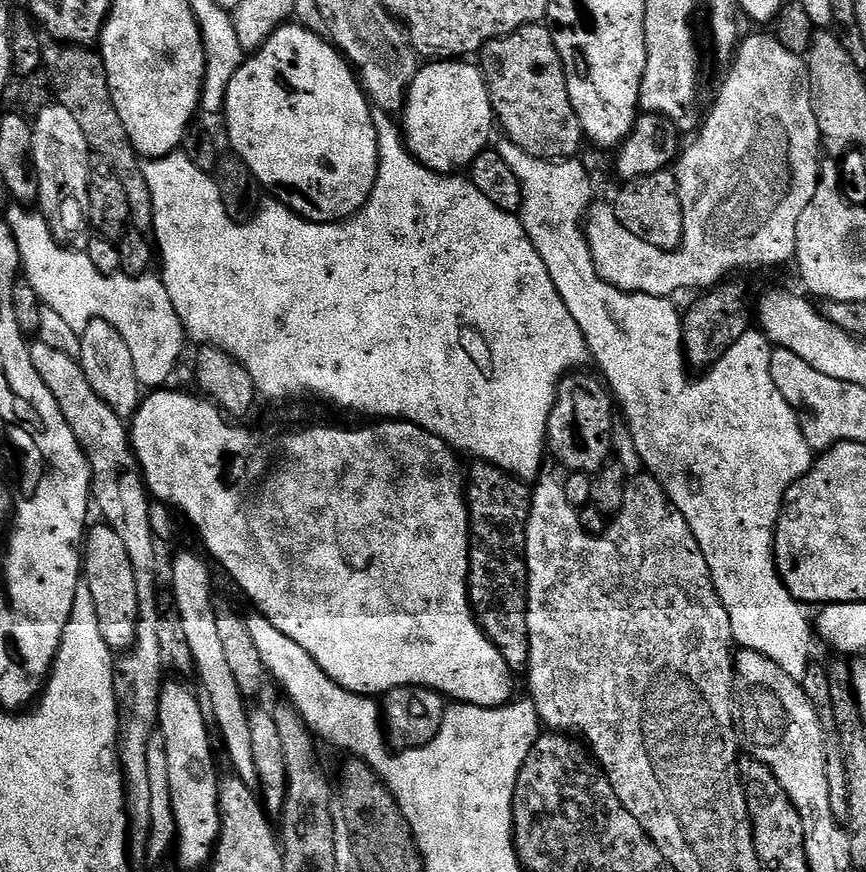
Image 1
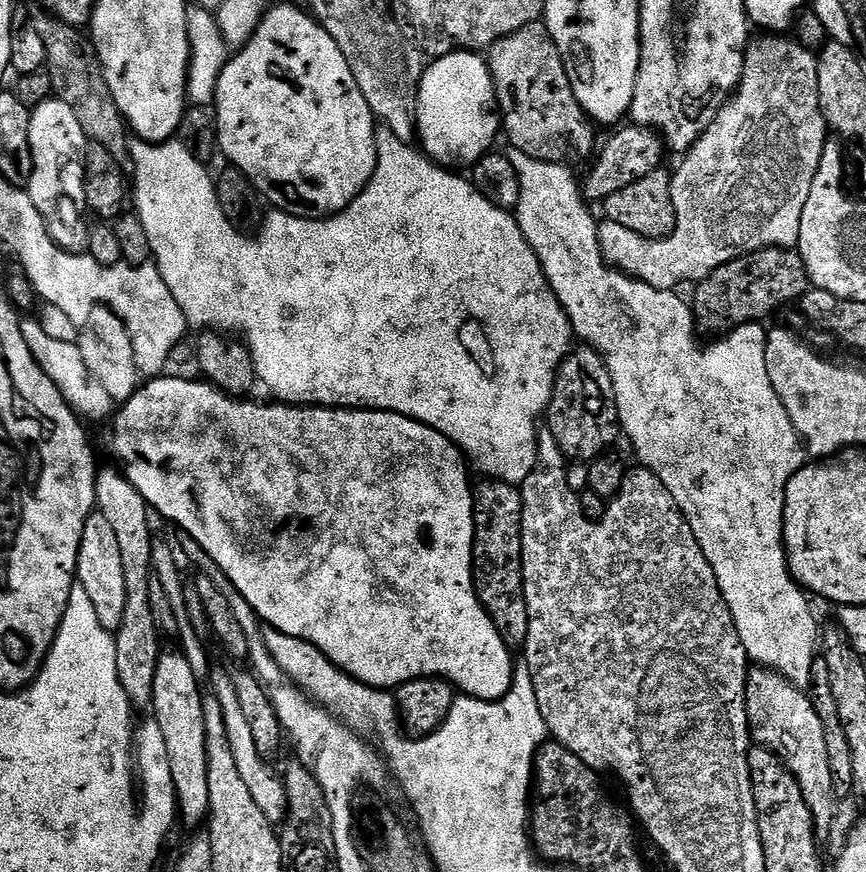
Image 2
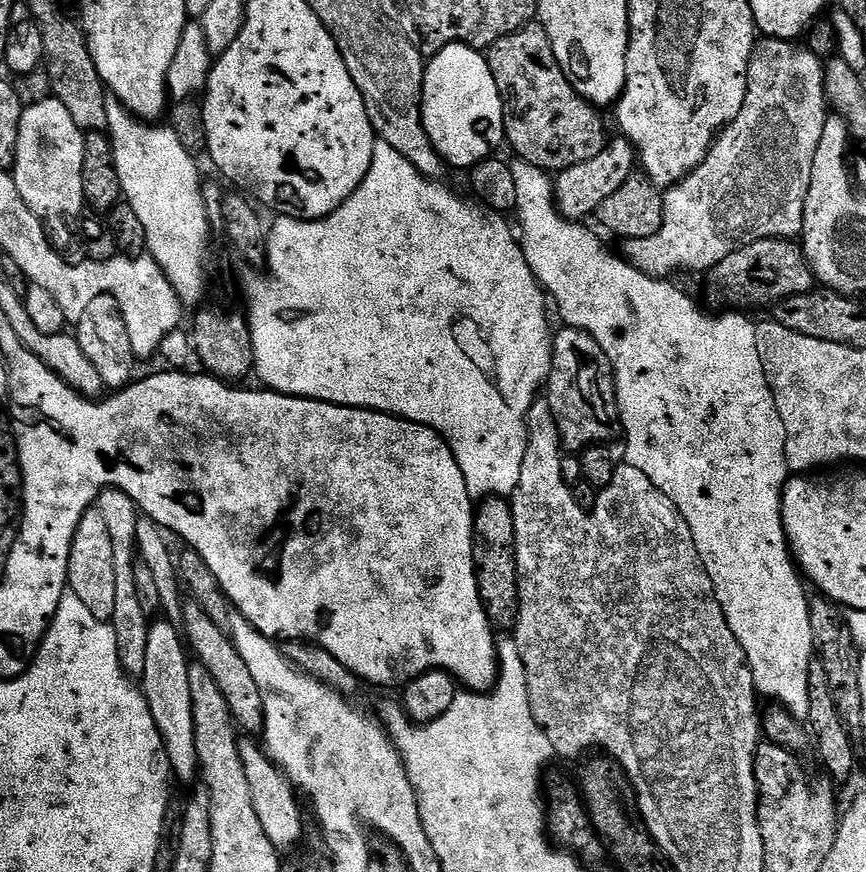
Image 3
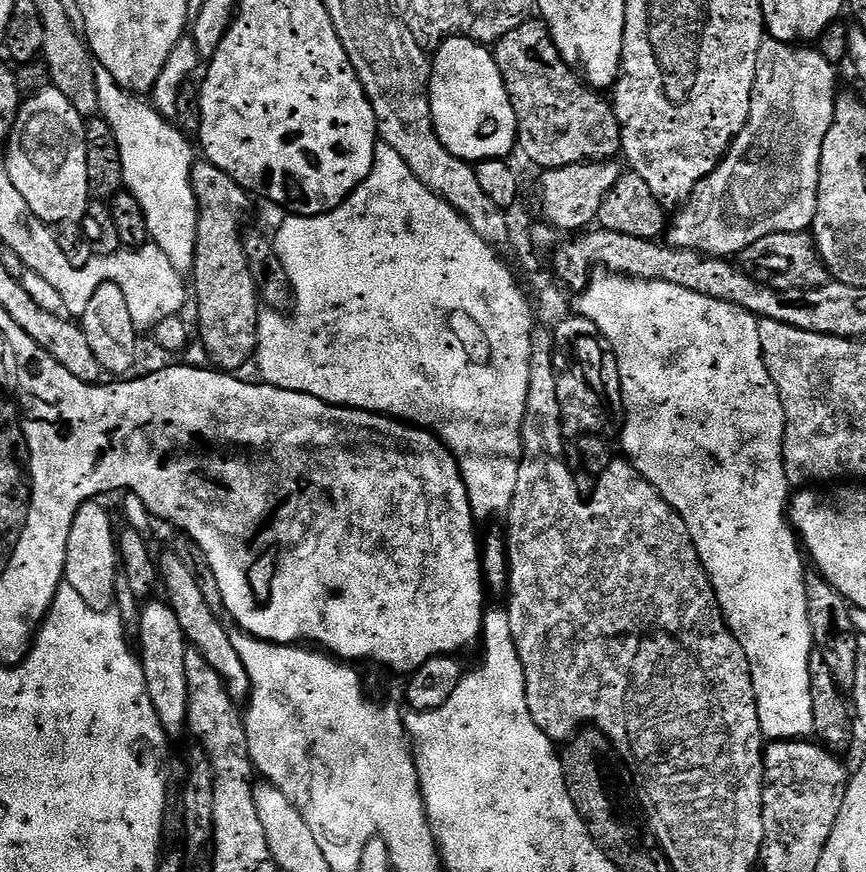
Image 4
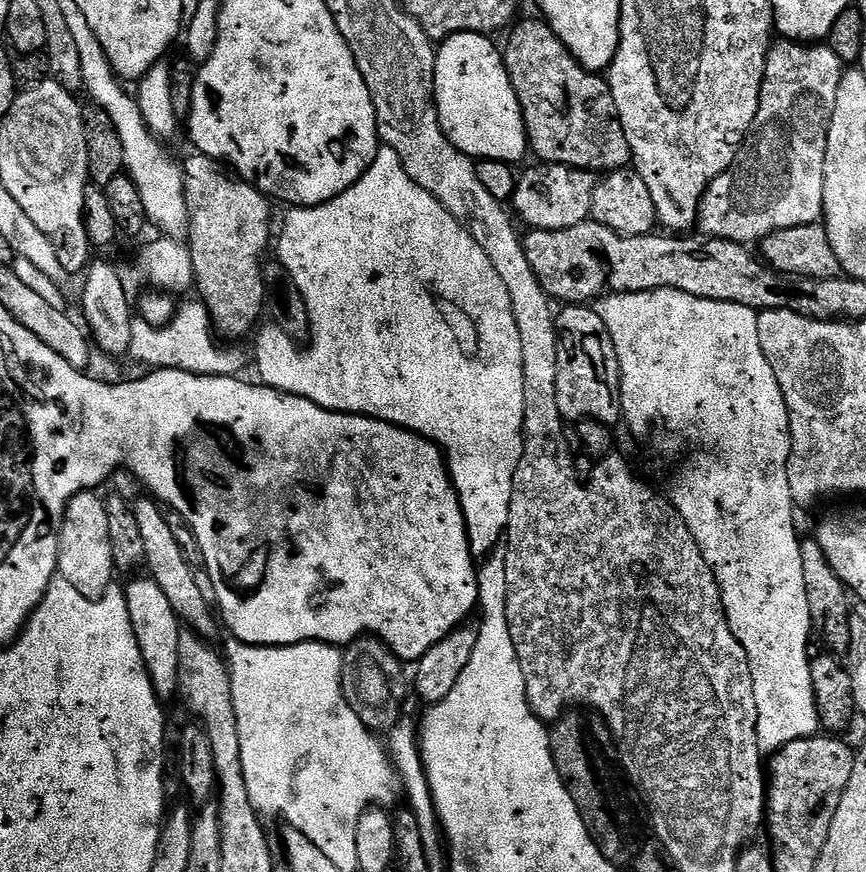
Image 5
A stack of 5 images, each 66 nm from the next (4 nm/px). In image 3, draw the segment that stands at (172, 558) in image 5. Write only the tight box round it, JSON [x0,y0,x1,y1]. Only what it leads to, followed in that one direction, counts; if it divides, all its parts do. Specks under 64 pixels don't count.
[182,598,263,734]

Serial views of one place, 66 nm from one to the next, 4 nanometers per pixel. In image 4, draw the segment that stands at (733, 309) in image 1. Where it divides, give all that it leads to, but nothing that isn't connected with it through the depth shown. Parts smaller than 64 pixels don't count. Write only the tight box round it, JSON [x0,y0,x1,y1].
[738,231,830,290]

